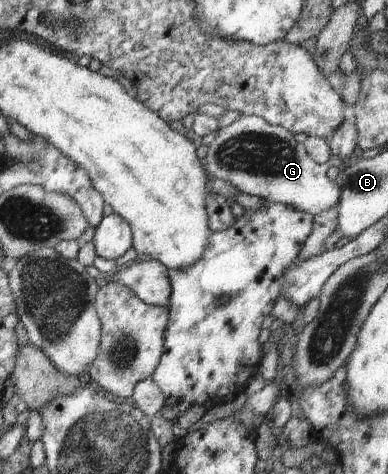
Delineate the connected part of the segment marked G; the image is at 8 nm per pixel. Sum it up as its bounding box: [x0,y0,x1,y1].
[202,116,341,217]

